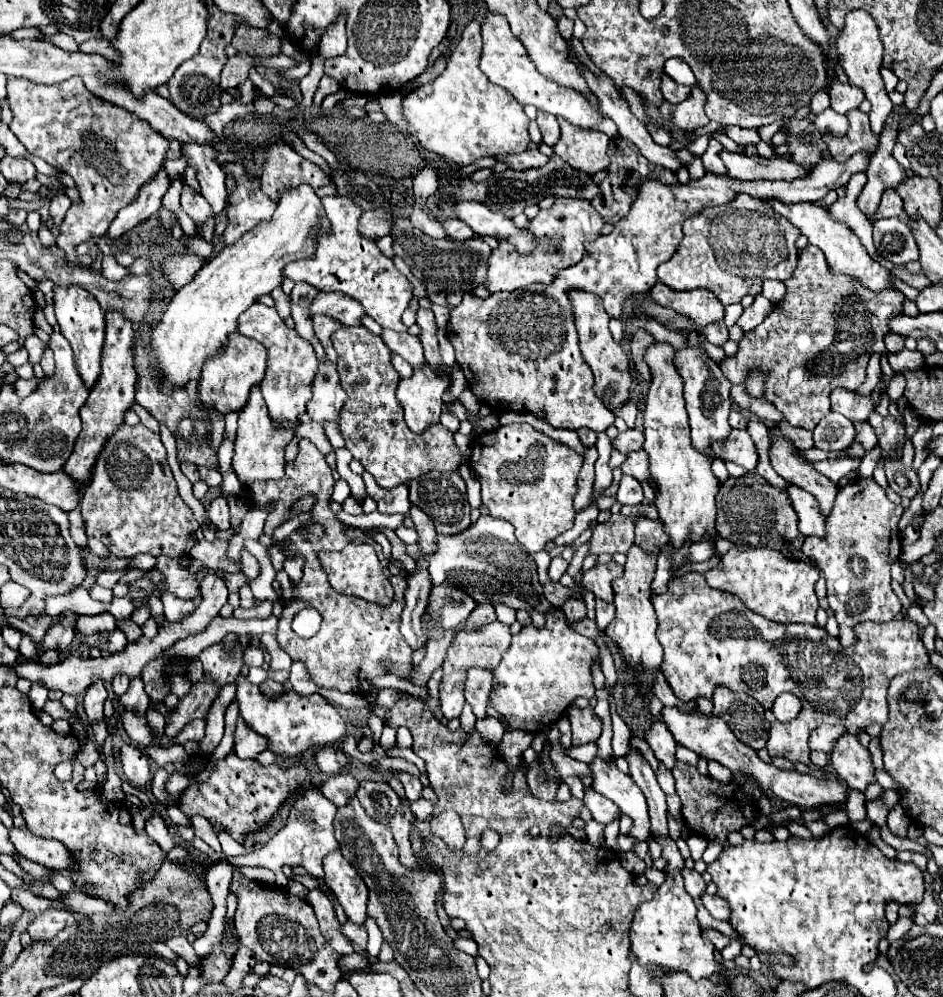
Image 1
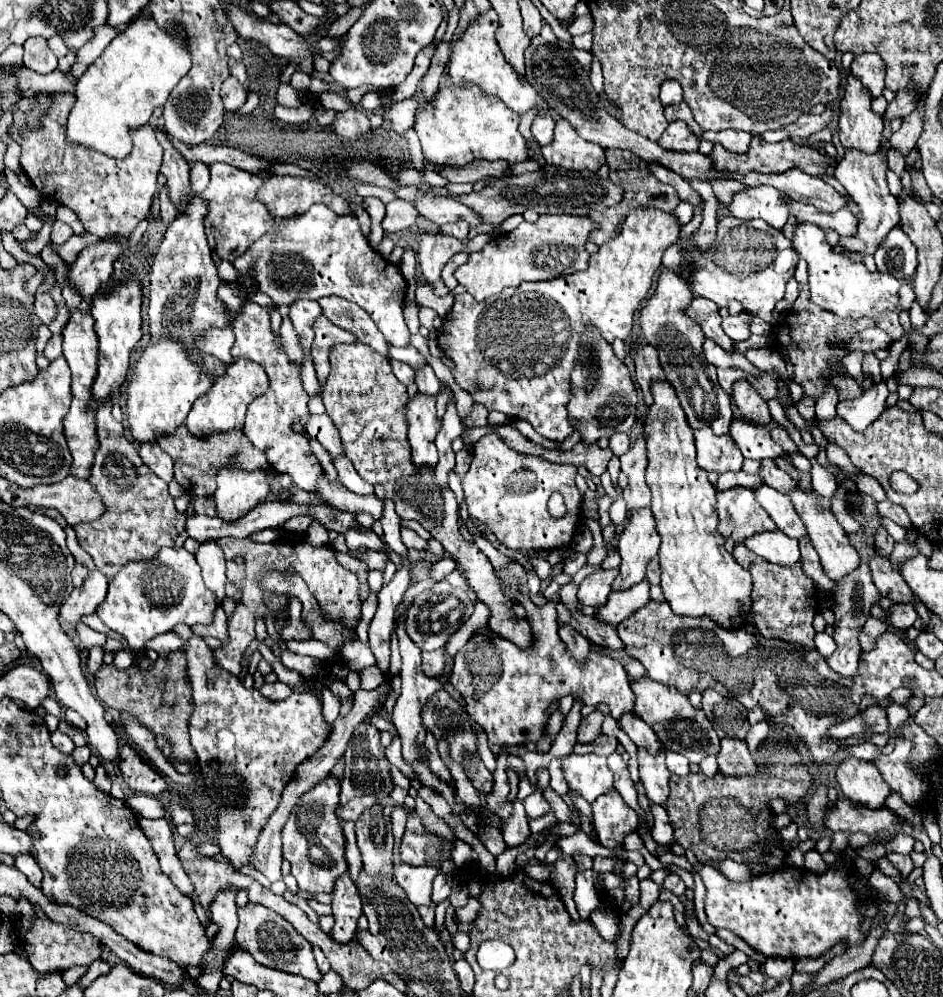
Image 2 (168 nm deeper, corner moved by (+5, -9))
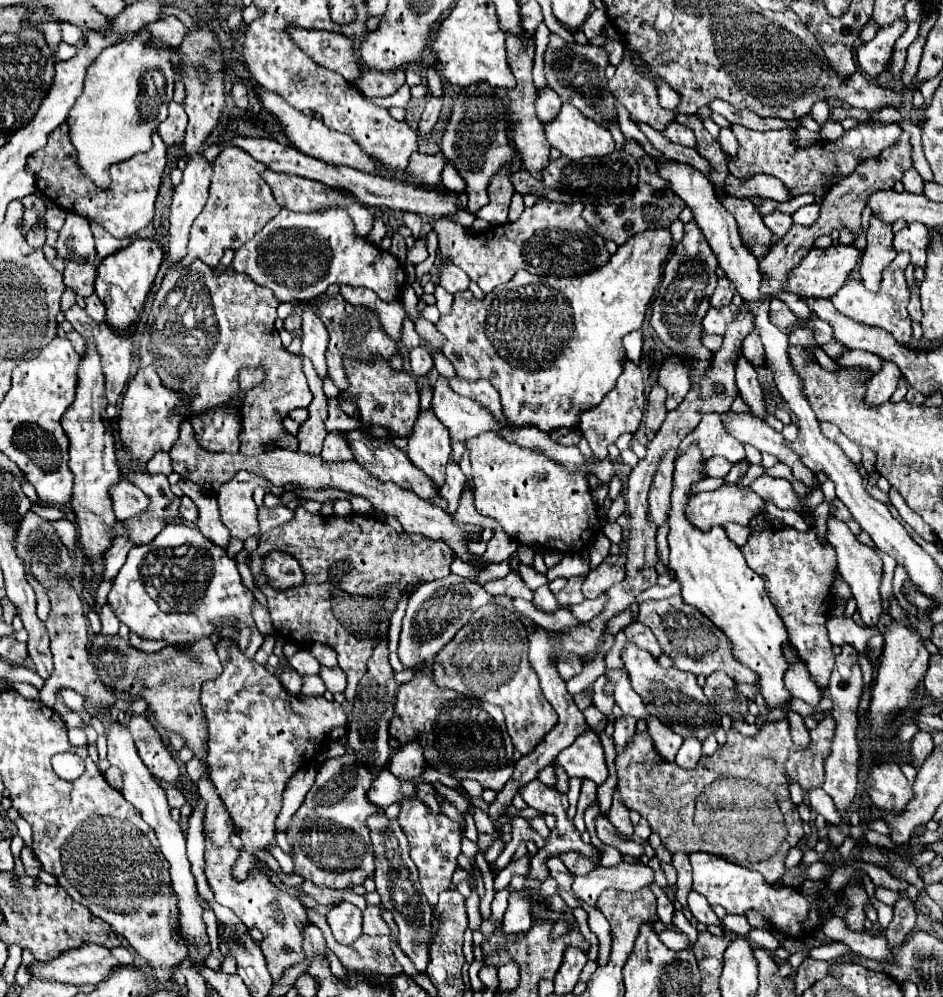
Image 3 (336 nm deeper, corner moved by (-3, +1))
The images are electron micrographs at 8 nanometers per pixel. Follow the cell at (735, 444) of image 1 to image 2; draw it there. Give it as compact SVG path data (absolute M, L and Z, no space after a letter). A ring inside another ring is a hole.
M709 427L693 431L697 443L697 463L705 471L725 473L725 471L741 471L743 455L731 435L713 435Z

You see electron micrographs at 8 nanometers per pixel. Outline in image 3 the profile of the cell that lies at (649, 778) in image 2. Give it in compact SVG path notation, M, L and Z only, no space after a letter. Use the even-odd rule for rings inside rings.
M653 715L647 717L647 733L653 739L653 747L659 753L659 757L663 761L675 761L683 739L677 737L677 733L673 733L671 729L665 729L665 725L661 725L661 721L657 721L657 717Z

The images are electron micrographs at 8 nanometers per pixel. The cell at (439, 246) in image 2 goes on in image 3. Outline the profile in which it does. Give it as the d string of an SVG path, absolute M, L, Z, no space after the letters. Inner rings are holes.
M447 259L441 261L439 267L439 285L445 287L449 293L457 293L457 291L465 291L469 287L469 277L467 273L463 273L461 269L457 269L453 263L449 263Z

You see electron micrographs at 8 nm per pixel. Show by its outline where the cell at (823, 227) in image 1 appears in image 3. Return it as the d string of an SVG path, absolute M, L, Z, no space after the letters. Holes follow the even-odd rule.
M899 253L883 271L883 281L879 285L879 291L867 291L863 287L861 279L849 279L845 281L845 285L831 295L831 301L835 305L837 311L841 311L845 317L865 323L865 325L877 325L887 329L889 333L893 333L893 337L899 343L911 343L911 319L907 313L907 303L909 303L909 289L905 283L905 267L909 265L909 255L907 253Z

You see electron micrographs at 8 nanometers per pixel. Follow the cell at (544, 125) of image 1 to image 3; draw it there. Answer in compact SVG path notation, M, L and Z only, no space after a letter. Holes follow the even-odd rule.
M545 87L541 91L537 91L537 117L543 121L543 123L551 123L561 111L561 99L559 95Z

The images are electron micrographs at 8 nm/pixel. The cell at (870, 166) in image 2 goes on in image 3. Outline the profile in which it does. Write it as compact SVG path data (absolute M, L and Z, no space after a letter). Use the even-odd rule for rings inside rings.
M871 215L867 229L867 249L861 257L859 267L859 275L865 281L867 289L877 289L877 283L881 283L881 271L889 265L889 261L895 259L897 253L891 241L893 241L893 225L881 221L877 215Z

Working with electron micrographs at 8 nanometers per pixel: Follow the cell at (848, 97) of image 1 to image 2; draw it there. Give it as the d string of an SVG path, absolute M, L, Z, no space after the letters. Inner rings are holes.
M829 105L827 111L821 113L821 115L811 115L811 113L801 115L801 119L797 119L789 127L783 127L783 129L777 129L777 131L765 131L761 137L765 141L771 141L771 143L779 143L779 141L791 139L791 137L809 137L813 133L819 133L823 127L827 127L833 111L837 111L837 107Z

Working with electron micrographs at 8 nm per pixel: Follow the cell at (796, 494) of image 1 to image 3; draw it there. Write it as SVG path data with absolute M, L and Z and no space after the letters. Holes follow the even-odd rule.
M761 475L749 485L759 497L773 503L779 509L791 509L799 515L811 515L815 507L823 501L823 493L809 493L805 499L799 499L793 491L793 485L787 479L775 479L769 475Z

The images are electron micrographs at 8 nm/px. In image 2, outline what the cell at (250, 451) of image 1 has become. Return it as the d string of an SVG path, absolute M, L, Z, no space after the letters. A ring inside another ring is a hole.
M221 469L217 473L217 491L213 495L217 517L231 523L247 515L249 509L259 505L271 489L271 475L267 471L235 471Z

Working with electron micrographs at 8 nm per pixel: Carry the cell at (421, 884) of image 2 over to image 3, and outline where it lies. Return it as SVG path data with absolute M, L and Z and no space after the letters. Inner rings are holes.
M407 797L405 801L401 801L397 821L401 823L411 845L411 859L417 865L421 877L421 893L427 897L429 905L437 905L439 893L449 887L451 877L457 869L457 855L461 853L461 827L447 815L431 813L417 797Z

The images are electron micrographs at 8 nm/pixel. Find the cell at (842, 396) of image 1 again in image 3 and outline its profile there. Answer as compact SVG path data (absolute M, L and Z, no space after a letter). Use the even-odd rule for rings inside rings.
M885 361L883 369L865 383L865 405L879 407L887 403L897 389L899 377L901 377L901 371L897 369L897 365Z

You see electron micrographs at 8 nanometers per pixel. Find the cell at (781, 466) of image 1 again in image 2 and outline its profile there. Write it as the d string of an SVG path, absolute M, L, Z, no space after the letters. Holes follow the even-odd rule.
M795 489L795 491L789 491L789 499L793 501L795 511L799 513L801 521L803 521L805 527L807 527L807 535L809 535L809 539L813 541L813 547L815 547L817 555L821 557L821 565L823 565L825 575L827 575L829 579L833 579L833 581L839 581L839 579L843 579L845 575L857 571L857 567L859 567L859 555L857 555L857 551L851 547L849 539L845 537L847 533L845 533L845 529L837 523L837 517L835 517L831 511L821 511L821 509L817 507L817 497L815 497L815 495L805 495L803 491L797 491L797 489Z

